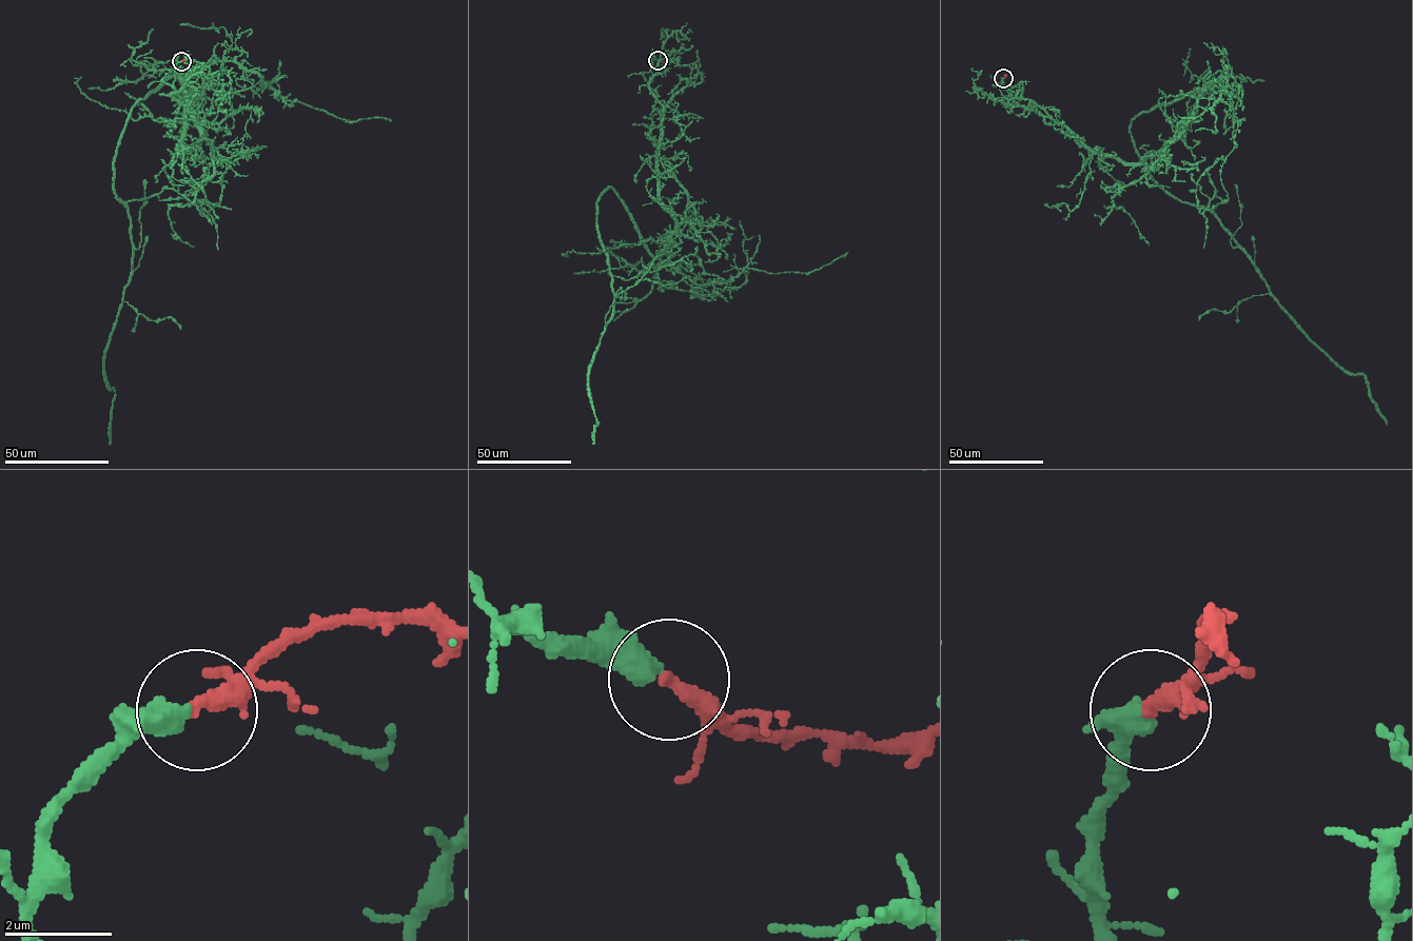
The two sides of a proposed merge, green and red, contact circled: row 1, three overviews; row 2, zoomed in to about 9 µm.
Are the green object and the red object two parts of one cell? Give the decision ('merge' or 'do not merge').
merge

